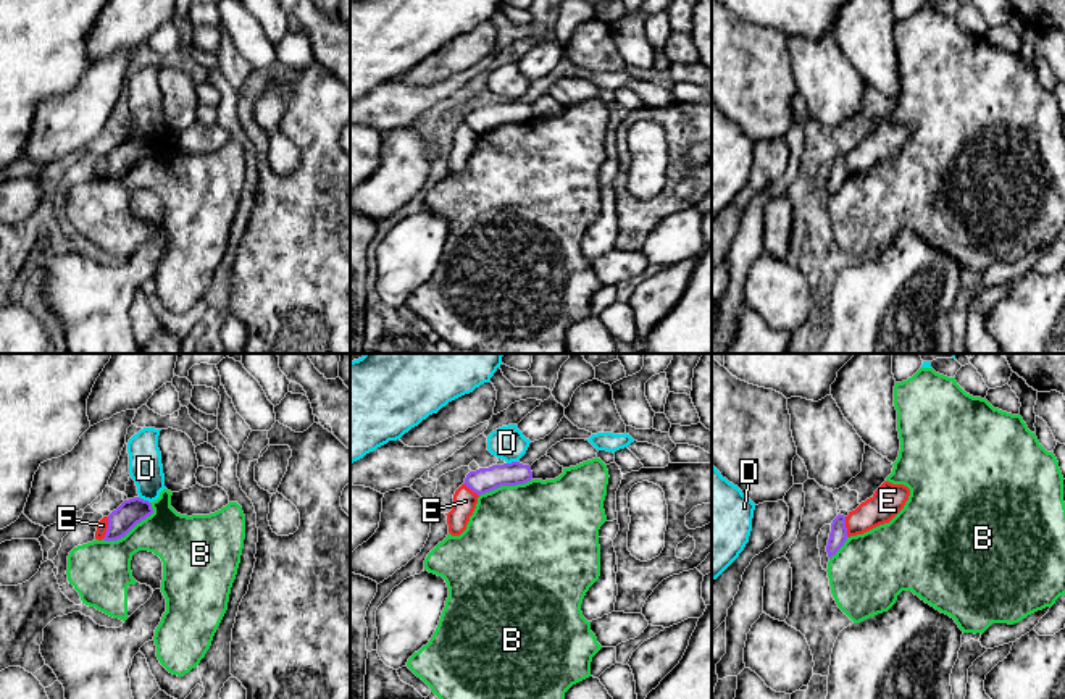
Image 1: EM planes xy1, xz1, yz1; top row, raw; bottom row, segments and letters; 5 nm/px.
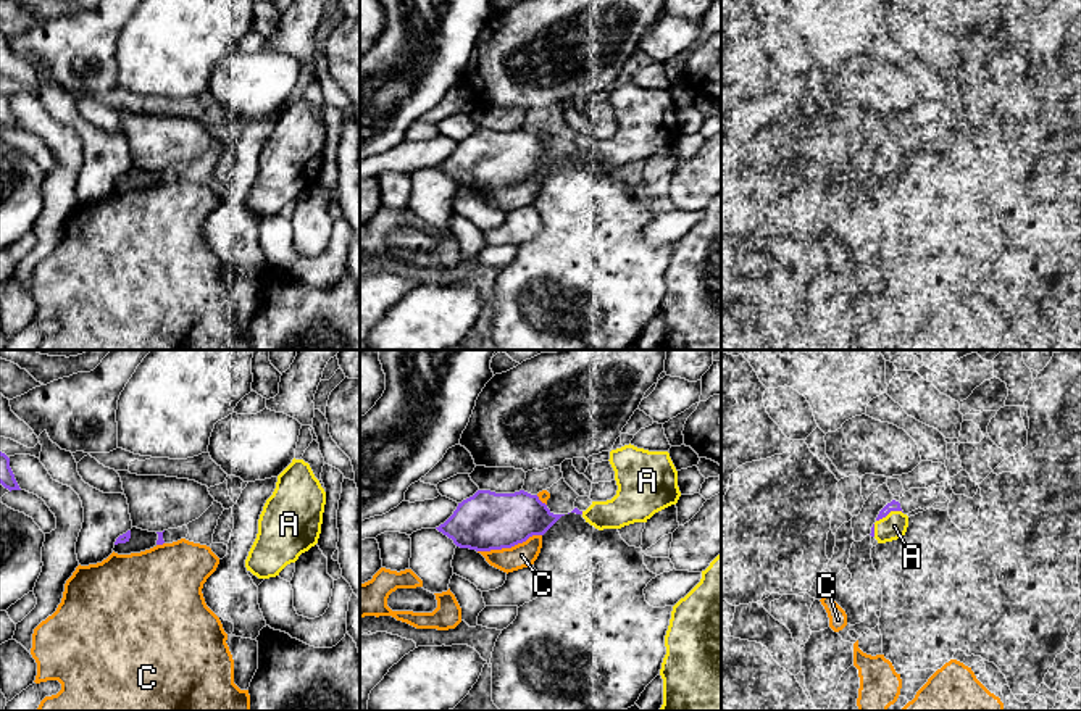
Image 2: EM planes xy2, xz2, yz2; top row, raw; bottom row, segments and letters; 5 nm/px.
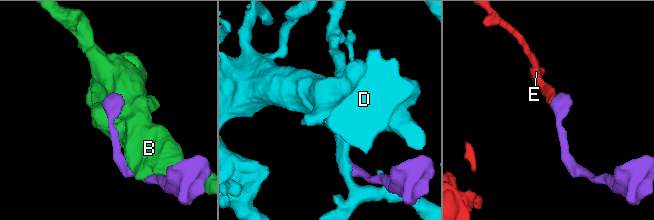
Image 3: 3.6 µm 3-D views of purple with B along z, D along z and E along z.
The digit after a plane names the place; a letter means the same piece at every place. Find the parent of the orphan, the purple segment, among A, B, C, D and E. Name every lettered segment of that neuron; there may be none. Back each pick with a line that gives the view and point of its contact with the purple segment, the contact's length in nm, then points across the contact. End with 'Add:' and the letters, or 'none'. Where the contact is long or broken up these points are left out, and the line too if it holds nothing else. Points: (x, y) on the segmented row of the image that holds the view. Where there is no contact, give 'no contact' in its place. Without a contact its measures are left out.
A: meets purple in yz2 at (889, 511); contact 140 nm long
Add: A

